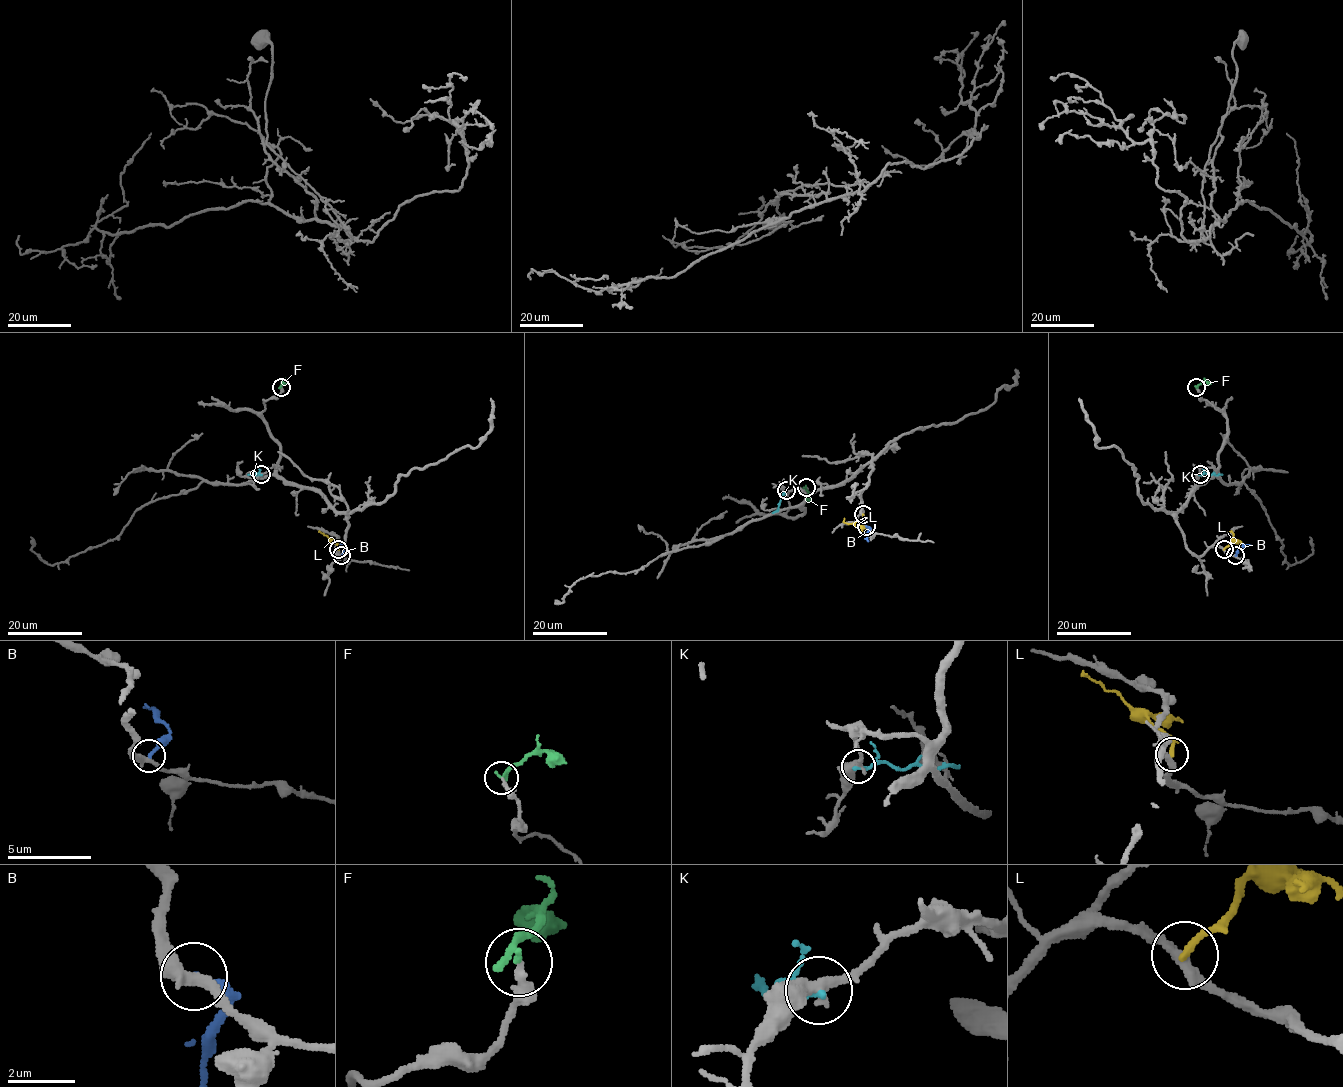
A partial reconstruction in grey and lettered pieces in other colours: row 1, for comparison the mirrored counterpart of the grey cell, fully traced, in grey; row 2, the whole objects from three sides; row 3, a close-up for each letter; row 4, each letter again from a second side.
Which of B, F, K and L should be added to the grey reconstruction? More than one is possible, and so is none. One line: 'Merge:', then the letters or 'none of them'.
Merge: none of them

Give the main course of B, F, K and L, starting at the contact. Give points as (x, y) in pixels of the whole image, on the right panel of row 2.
B: (1235, 555), (1238, 549), (1251, 545)
F: (1196, 387), (1203, 382), (1210, 383)
K: (1200, 474), (1222, 474)
L: (1224, 549), (1233, 535), (1228, 532)

